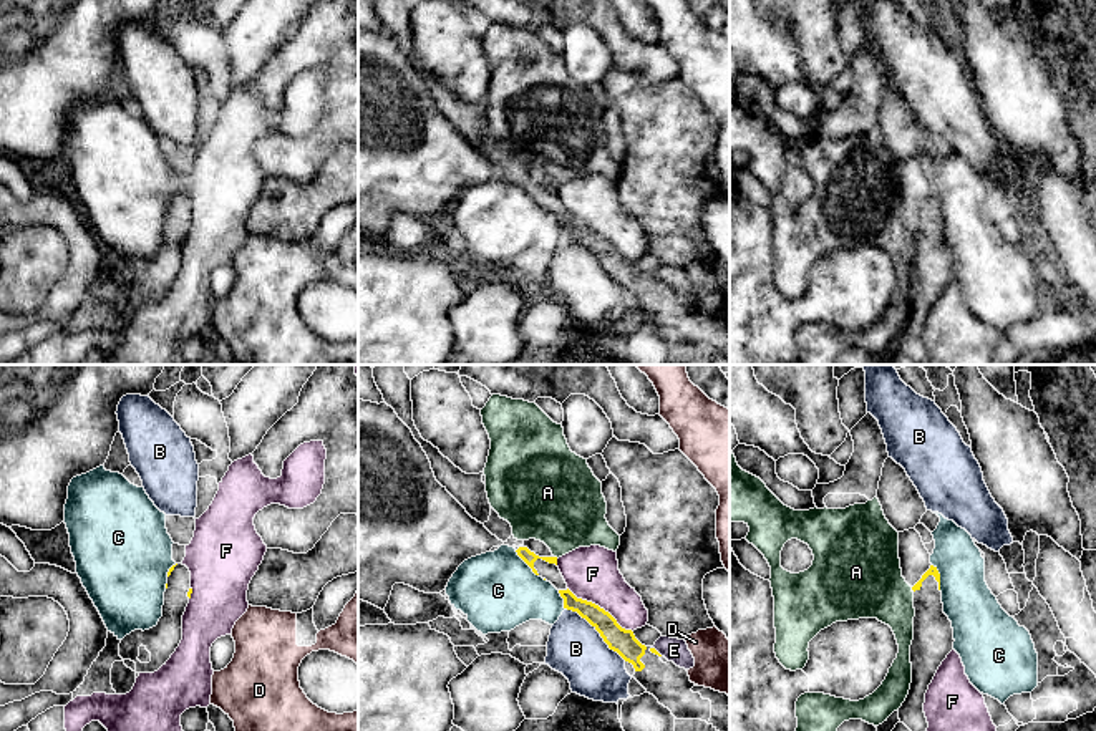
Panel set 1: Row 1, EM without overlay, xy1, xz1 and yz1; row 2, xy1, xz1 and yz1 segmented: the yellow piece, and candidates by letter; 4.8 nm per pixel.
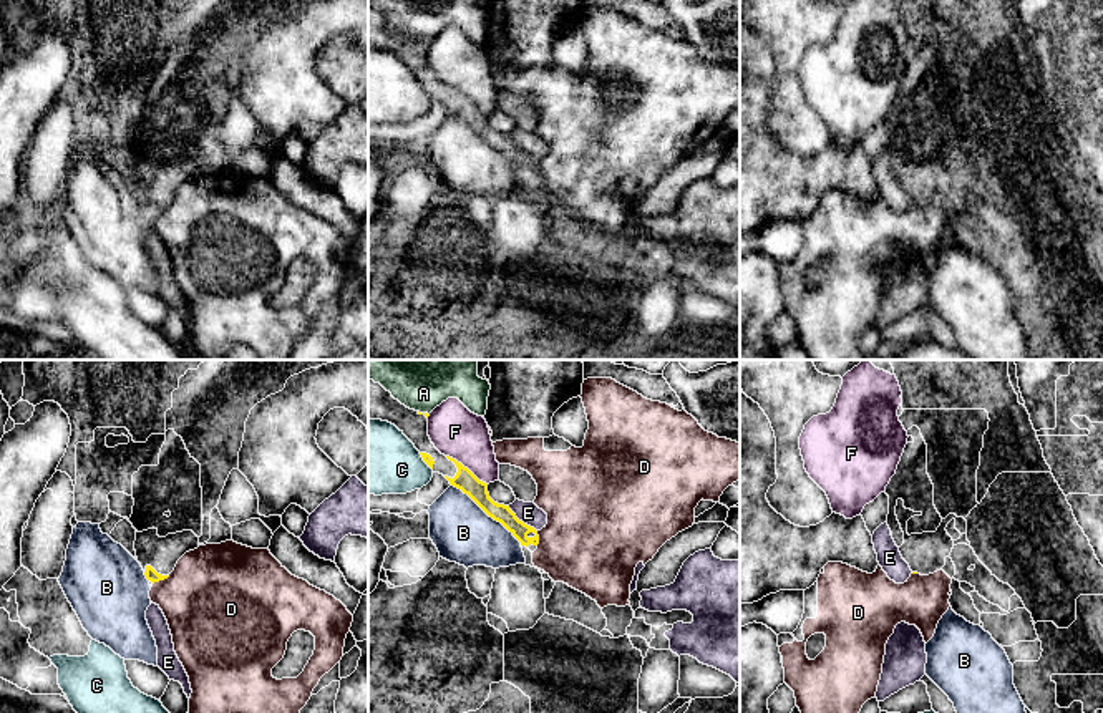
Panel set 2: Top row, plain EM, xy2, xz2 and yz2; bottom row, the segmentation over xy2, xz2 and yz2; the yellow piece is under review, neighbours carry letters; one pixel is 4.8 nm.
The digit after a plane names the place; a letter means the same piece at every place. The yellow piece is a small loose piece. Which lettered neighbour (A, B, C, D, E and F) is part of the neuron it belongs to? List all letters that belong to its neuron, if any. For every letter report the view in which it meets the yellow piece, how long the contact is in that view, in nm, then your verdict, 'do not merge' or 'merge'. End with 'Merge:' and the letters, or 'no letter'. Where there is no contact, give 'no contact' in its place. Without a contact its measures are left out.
A: xz2 | 30 nm | do not merge
B: xz2 | 460 nm | do not merge
C: xz1 | 170 nm | do not merge
D: xy2 | 100 nm | do not merge
E: xz2 | 190 nm | do not merge
F: xz1 | 380 nm | do not merge
Merge: no letter

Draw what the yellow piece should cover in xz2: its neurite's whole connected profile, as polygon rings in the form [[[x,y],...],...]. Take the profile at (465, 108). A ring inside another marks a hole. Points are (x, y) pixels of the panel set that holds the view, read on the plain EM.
[[[368,7],[368,46],[395,53],[420,80],[433,101],[443,103],[451,114],[468,123],[489,146],[501,151],[531,181],[537,177],[537,159],[516,146],[509,134],[489,126],[488,113],[479,109],[456,88],[441,83],[428,65],[428,41],[406,36],[380,12]]]

